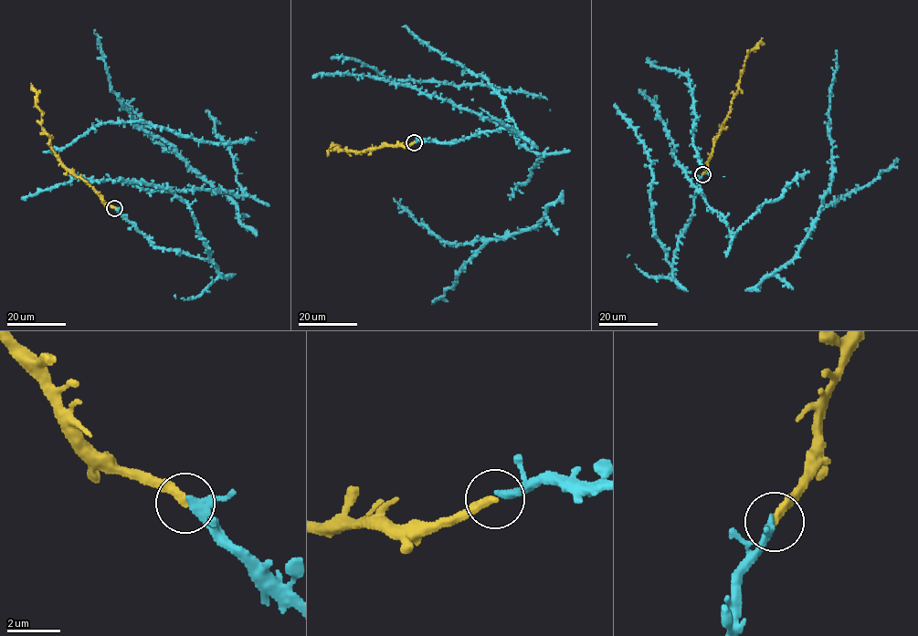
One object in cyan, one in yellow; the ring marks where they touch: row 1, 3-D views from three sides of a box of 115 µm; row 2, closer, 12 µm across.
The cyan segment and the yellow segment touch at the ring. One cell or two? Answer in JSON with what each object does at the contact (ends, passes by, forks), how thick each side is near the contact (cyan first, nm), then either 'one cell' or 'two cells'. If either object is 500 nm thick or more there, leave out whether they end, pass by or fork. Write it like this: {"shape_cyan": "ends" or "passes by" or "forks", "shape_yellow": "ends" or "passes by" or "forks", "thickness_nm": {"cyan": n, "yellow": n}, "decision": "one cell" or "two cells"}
{"shape_cyan": "passes by", "shape_yellow": "ends", "thickness_nm": {"cyan": 280, "yellow": 320}, "decision": "one cell"}

